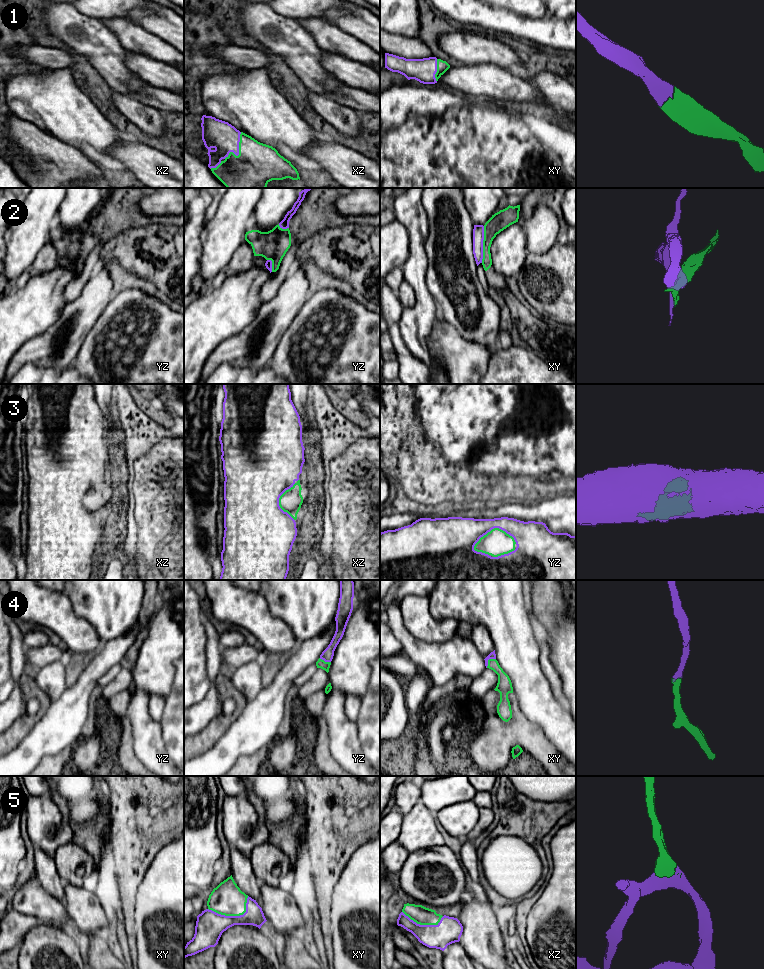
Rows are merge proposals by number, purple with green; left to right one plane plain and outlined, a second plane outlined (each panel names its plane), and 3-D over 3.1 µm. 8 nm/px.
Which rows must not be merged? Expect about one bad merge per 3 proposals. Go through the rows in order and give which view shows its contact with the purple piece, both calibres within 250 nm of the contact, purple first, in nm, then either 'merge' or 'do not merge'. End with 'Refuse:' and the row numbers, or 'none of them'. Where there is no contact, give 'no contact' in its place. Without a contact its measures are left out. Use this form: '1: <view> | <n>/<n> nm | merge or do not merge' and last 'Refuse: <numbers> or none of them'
1: xz | 240/360 nm | merge
2: xy | 100/150 nm | do not merge
3: yz | 260/220 nm | merge
4: xy | 60/120 nm | merge
5: xy | 220/260 nm | merge
Refuse: 2

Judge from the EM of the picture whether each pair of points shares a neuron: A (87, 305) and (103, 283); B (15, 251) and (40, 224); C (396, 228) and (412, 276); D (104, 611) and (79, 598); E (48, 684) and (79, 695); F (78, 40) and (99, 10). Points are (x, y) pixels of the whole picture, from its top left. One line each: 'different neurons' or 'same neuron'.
A: same neuron
B: same neuron
C: different neurons
D: same neuron
E: different neurons
F: different neurons

